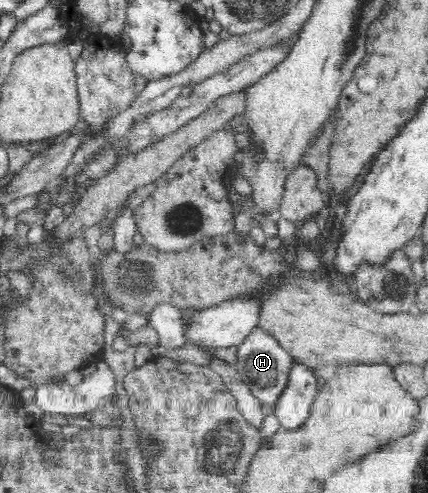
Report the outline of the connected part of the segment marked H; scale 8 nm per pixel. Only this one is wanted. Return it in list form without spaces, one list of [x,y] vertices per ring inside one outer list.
[[[255,326],[238,345],[236,354],[237,361],[234,366],[241,374],[246,386],[251,390],[252,395],[262,402],[264,409],[273,411],[277,398],[288,380],[288,371],[293,358],[273,335],[259,326]]]

